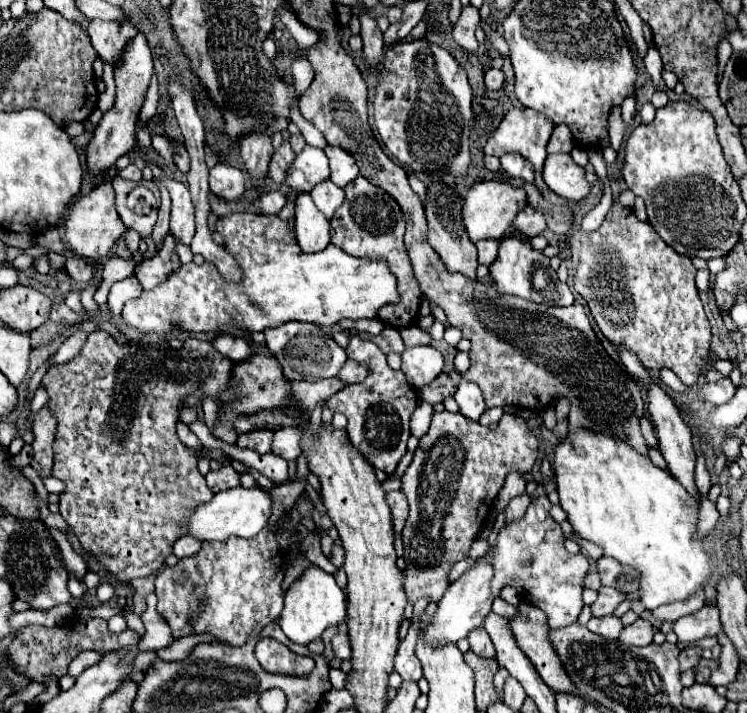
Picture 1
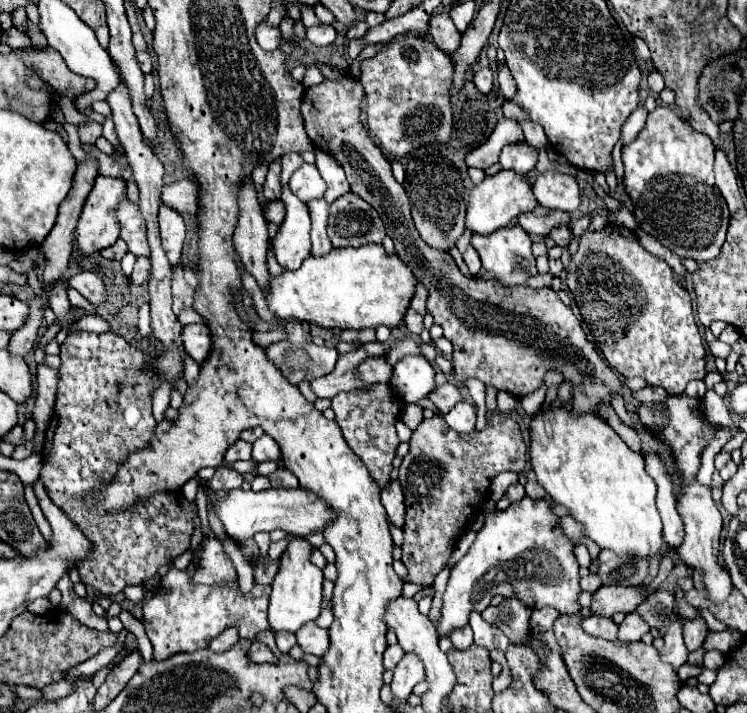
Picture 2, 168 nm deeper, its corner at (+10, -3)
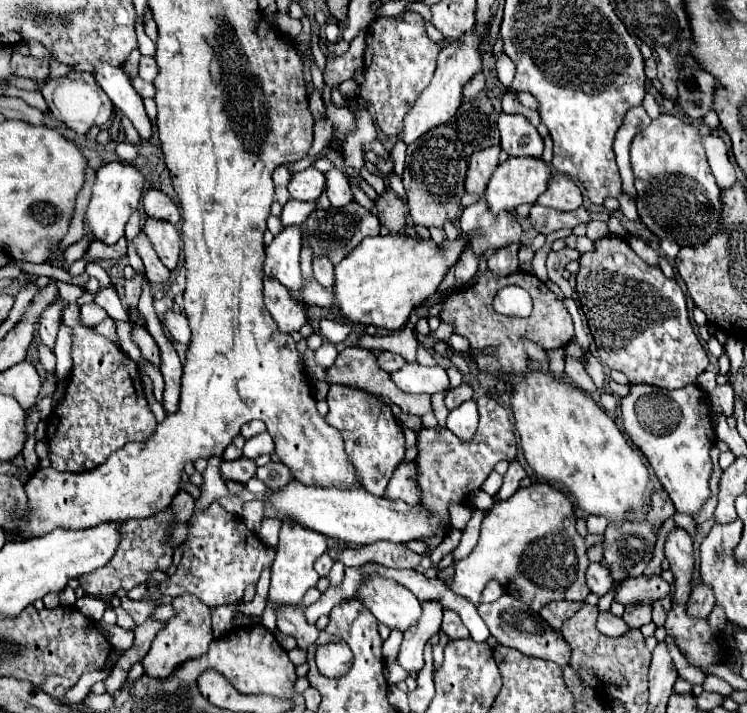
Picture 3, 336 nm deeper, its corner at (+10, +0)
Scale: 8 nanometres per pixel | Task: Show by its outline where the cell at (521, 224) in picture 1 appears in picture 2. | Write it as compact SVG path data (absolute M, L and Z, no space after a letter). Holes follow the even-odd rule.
M536 206L532 212L518 216L518 224L528 232L528 234L538 234L538 236L548 236L550 230L558 226L570 226L570 214L562 210L548 210Z

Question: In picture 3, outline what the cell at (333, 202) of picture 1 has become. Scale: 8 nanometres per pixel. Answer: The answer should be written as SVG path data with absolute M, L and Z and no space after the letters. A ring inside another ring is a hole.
M320 255L318 259L314 259L314 277L316 277L326 289L330 289L330 287L332 287L332 281L334 281L332 269L334 269L334 265L332 265L332 261L328 261L328 257Z

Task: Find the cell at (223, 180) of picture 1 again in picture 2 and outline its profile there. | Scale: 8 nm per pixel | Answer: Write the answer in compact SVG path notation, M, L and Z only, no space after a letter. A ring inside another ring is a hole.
M184 178L162 188L162 204L178 214L196 214L198 208L198 184L194 178Z

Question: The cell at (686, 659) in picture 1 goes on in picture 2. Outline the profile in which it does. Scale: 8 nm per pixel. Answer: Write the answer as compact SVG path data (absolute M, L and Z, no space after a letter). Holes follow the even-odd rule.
M698 614L696 618L684 618L680 616L682 620L682 632L684 632L684 644L686 648L692 652L692 650L698 650L702 644L704 644L704 638L706 638L706 632L708 632L708 626L706 626L706 620L702 614Z

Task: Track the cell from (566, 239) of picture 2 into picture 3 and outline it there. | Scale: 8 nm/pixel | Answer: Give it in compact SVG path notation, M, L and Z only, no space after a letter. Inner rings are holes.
M570 235L570 237L566 237L564 241L566 241L568 247L578 249L580 253L584 253L584 251L592 251L592 249L594 249L594 243L592 243L588 237L576 237L576 235Z

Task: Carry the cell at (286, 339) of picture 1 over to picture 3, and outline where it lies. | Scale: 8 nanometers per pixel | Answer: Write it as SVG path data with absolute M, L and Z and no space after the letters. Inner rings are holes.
M324 341L324 343L322 343L322 347L320 347L318 351L314 351L316 365L318 365L318 367L322 367L322 369L332 367L332 365L334 365L334 361L336 361L336 355L338 355L338 351L336 351L336 347L334 347L330 341Z

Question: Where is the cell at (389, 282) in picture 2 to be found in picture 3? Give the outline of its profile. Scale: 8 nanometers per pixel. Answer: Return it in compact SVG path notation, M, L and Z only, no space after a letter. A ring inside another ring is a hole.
M460 231L454 243L444 241L444 251L434 241L418 241L404 237L366 237L354 247L336 267L332 289L322 289L316 277L306 277L302 285L302 301L306 307L332 309L336 317L354 325L376 325L386 331L400 331L412 309L430 297L440 285L450 265L460 257L464 245L464 233Z

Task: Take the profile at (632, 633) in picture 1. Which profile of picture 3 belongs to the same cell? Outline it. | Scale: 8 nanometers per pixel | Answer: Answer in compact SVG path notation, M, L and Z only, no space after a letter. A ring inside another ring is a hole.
M626 605L626 611L624 611L622 619L626 621L628 629L640 629L642 625L652 621L650 613L652 613L650 605Z

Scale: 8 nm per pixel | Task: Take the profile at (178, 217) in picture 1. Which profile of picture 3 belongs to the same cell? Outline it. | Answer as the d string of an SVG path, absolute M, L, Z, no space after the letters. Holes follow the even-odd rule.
M148 217L144 223L144 233L150 237L158 257L168 269L174 269L178 265L180 255L180 231L176 225L168 221L156 221L154 217Z

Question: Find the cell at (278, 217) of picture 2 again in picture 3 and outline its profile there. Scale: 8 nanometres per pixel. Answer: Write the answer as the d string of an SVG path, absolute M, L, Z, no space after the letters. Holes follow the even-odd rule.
M290 199L284 207L282 207L282 213L280 213L280 221L282 225L300 225L308 219L308 215L316 209L316 203L310 201L296 201L296 199Z

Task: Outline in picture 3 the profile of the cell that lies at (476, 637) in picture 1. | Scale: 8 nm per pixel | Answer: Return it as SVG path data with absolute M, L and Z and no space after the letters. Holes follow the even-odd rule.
M444 609L444 621L442 621L442 631L448 635L448 639L466 639L470 637L468 629L464 627L464 623L460 621L460 617L456 617L456 613Z

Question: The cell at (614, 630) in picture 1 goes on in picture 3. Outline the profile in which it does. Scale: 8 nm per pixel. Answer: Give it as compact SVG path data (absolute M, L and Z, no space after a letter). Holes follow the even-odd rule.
M610 611L598 615L596 627L598 627L598 631L600 631L602 635L608 635L608 637L620 637L622 633L628 631L626 623L624 623L620 617L614 617Z

